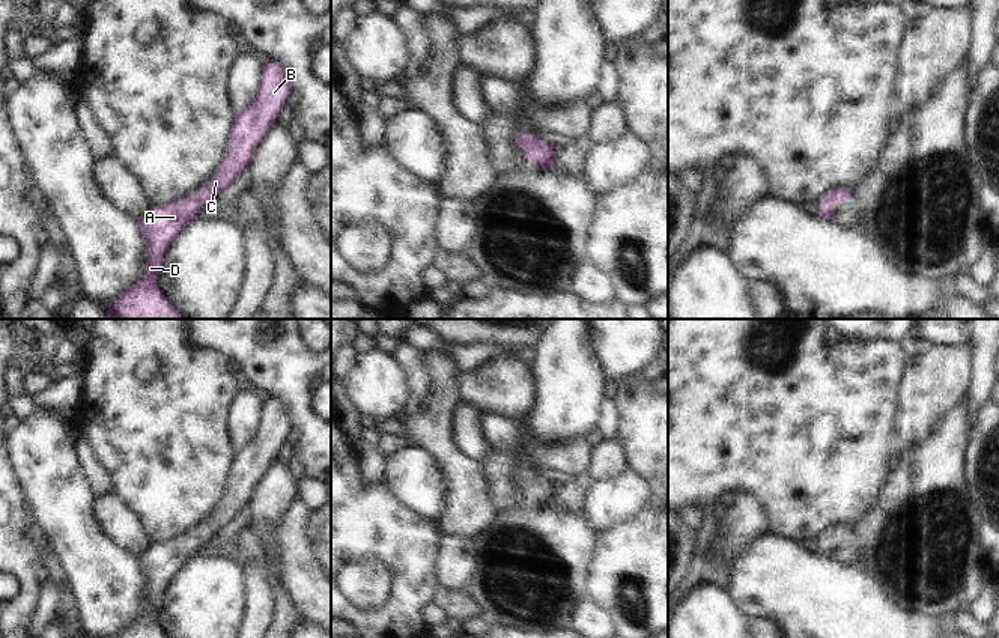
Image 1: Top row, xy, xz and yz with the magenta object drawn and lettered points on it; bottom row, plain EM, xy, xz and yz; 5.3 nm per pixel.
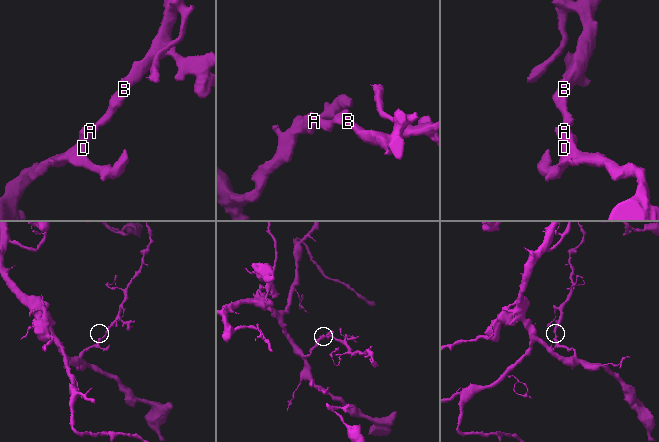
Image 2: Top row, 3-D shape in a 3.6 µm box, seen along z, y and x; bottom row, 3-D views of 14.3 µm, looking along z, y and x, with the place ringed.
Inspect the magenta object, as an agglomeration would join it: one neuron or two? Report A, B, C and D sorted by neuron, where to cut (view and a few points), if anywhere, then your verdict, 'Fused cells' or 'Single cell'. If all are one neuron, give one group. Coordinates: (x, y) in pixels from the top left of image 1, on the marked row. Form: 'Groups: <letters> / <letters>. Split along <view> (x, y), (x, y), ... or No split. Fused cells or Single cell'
Groups: A B C D. No split. Single cell.

